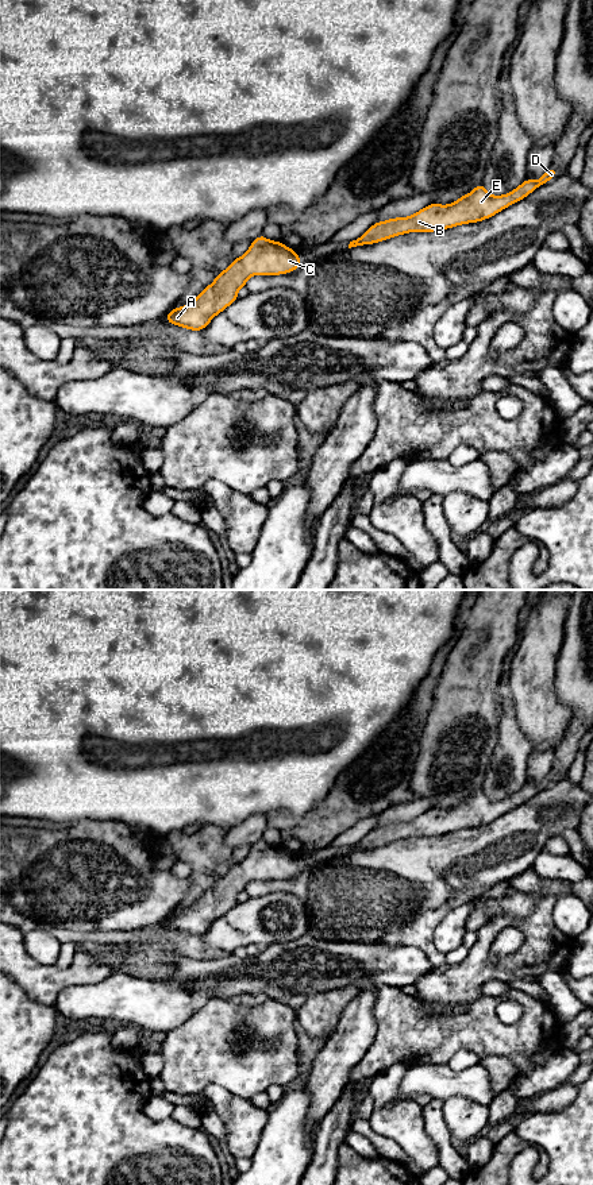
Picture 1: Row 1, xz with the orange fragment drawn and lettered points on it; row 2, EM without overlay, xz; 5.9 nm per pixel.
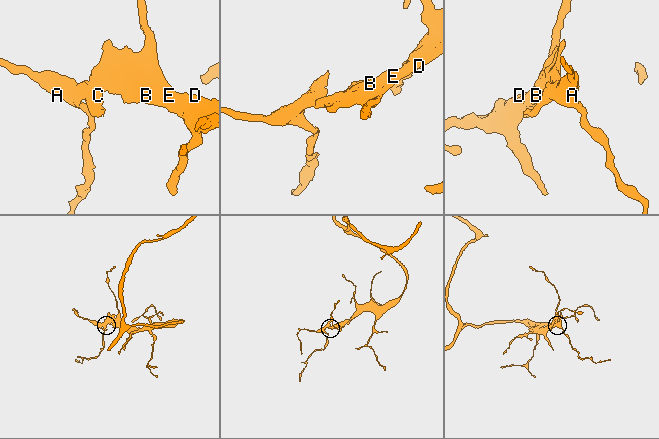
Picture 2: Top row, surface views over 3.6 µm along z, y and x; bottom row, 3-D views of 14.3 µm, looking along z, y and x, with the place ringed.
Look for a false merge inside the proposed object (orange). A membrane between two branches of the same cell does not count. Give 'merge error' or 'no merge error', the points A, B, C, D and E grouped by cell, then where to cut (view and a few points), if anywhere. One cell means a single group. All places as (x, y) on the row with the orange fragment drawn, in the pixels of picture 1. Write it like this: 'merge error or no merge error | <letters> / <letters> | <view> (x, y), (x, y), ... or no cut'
no merge error | A B C D E | no cut

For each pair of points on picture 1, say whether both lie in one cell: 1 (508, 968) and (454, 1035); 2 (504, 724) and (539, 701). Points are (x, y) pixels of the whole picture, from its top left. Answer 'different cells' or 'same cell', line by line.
1: different cells
2: different cells

